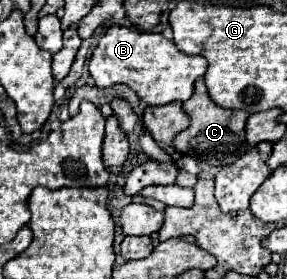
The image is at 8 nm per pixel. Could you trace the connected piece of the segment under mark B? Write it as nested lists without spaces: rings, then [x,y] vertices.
[[[111,26],[107,34],[101,36],[89,60],[89,74],[97,88],[107,88],[117,82],[127,84],[149,106],[189,100],[193,94],[193,82],[203,76],[205,70],[207,60],[203,56],[187,56],[179,52],[171,40],[157,32],[135,32],[125,26]]]

